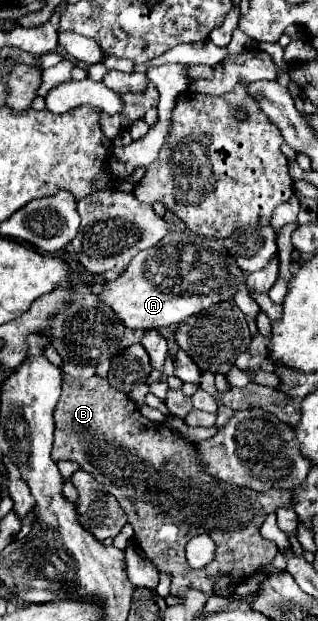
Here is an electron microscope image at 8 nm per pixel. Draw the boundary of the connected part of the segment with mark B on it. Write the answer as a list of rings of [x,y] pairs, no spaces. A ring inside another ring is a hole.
[[[64,375],[62,397],[54,411],[54,419],[54,461],[66,459],[64,455],[68,455],[68,459],[80,463],[84,471],[94,473],[94,477],[120,501],[128,515],[128,523],[134,527],[134,541],[156,569],[170,577],[170,593],[174,597],[184,595],[190,589],[200,589],[206,597],[212,597],[216,595],[214,585],[222,575],[230,577],[230,585],[238,585],[258,569],[270,565],[278,555],[276,543],[260,535],[260,525],[266,515],[274,513],[278,507],[292,509],[294,493],[290,489],[256,493],[254,489],[232,487],[230,483],[212,477],[204,471],[194,443],[188,443],[164,423],[146,419],[126,393],[114,389],[98,375],[90,379],[72,379]],[[82,443],[90,443],[90,449],[82,449]],[[108,447],[110,453],[114,453],[114,459],[100,461],[98,465],[92,457]],[[110,461],[112,467],[102,465]],[[166,523],[174,523],[180,529],[166,531],[162,529]],[[202,533],[210,535],[218,545],[218,567],[196,571],[188,565],[184,549],[192,537]]]

